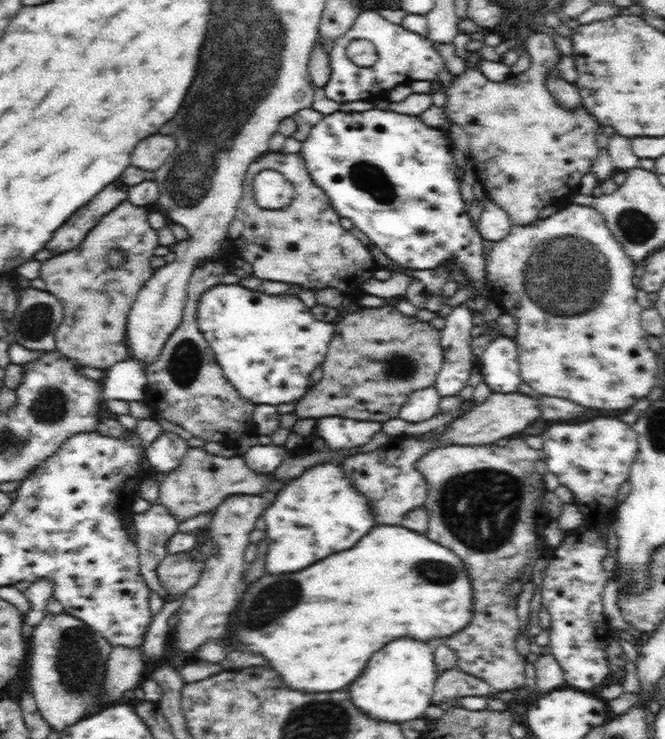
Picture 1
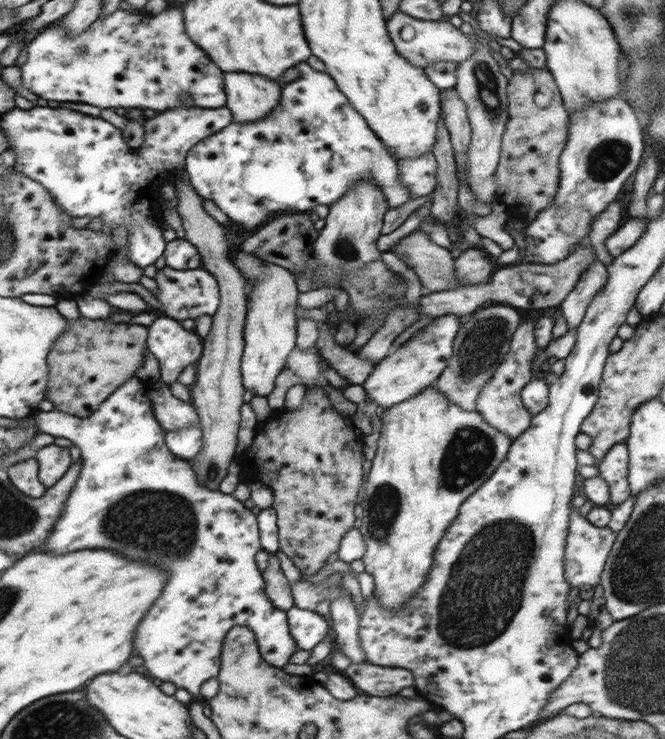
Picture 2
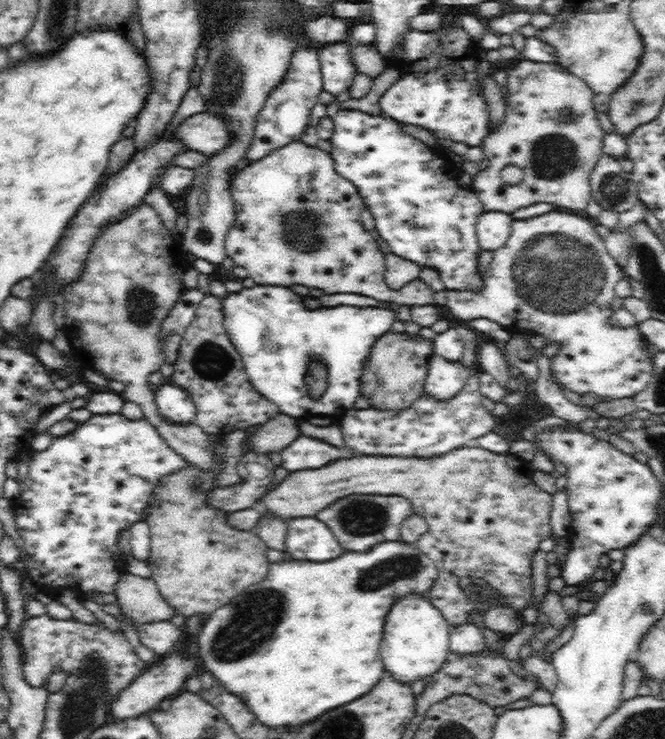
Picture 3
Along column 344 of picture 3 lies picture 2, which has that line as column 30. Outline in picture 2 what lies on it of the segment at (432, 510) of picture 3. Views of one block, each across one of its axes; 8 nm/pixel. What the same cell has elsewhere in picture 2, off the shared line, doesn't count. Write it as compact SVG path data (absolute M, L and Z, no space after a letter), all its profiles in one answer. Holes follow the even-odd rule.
M34 458L10 465L7 468L9 478L19 491L32 498L40 498L48 492L48 488L40 479L39 462Z

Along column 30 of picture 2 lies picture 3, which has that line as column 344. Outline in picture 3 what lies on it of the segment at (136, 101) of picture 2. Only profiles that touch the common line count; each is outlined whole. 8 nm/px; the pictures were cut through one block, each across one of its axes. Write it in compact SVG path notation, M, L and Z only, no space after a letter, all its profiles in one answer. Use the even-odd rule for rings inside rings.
M350 41L336 42L335 45L324 46L324 50L320 50L323 90L335 97L349 90L358 73L351 56L351 46L354 45Z

